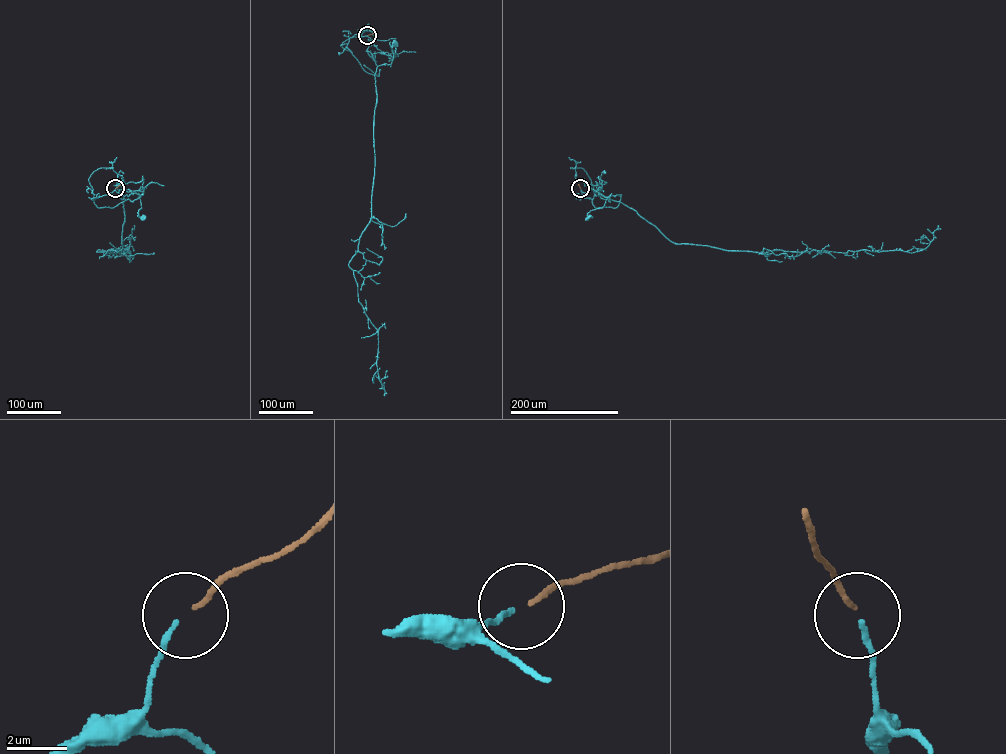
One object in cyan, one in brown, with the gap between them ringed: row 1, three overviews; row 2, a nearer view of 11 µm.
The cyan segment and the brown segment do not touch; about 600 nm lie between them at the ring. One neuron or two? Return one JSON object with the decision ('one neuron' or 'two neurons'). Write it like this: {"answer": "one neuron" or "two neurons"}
{"answer": "one neuron"}

